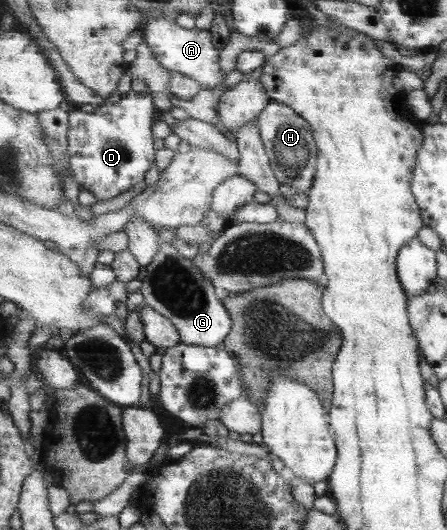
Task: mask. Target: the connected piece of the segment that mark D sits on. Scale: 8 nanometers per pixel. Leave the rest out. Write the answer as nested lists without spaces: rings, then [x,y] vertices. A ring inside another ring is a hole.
[[[131,90],[118,104],[107,102],[92,114],[75,108],[70,113],[68,140],[70,172],[79,188],[89,190],[98,202],[113,200],[133,186],[145,182],[147,172],[155,164],[159,141],[154,133],[158,116],[153,94]]]

